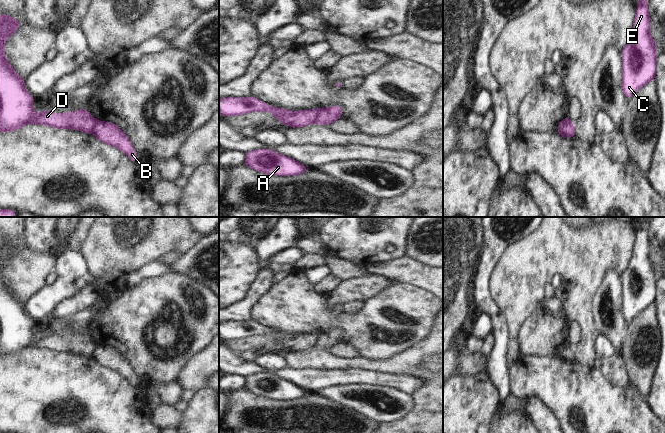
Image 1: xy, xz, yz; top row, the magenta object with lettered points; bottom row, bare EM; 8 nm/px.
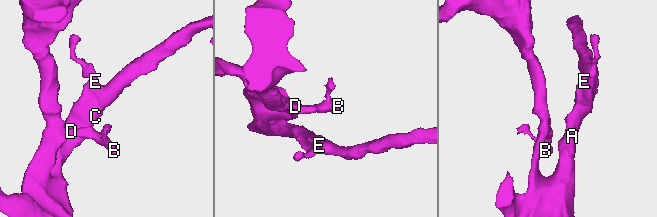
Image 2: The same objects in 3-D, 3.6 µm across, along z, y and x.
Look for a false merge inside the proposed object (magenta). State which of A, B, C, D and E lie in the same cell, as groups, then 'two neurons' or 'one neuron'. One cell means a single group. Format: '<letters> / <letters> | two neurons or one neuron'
A C D E / B | two neurons

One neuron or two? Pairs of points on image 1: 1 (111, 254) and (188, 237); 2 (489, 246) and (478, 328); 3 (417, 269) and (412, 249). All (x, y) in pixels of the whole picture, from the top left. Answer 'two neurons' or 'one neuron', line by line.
1: one neuron
2: two neurons
3: two neurons

